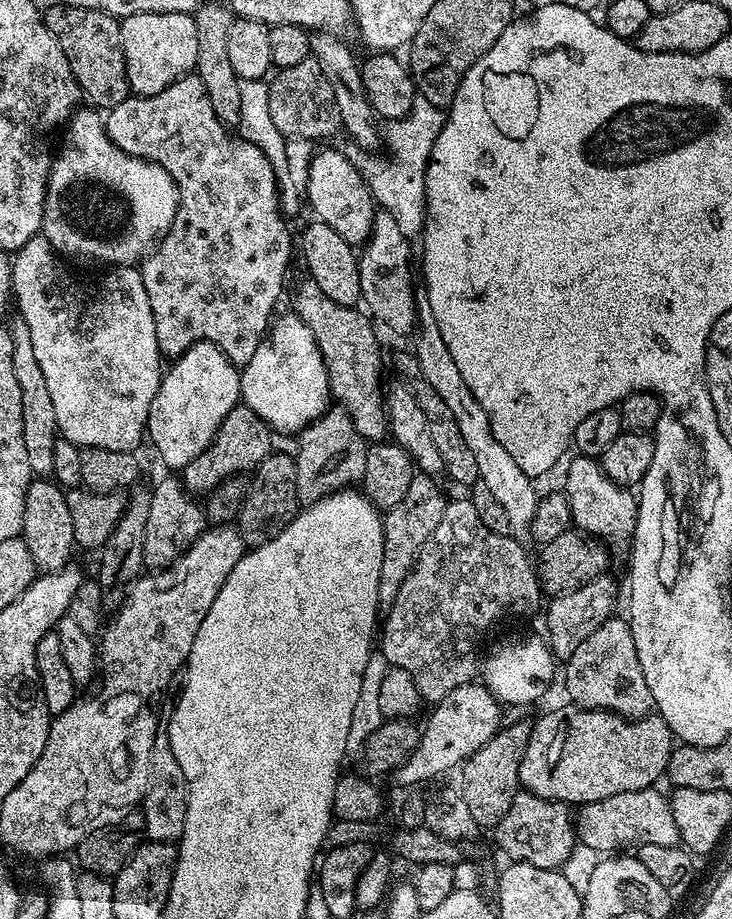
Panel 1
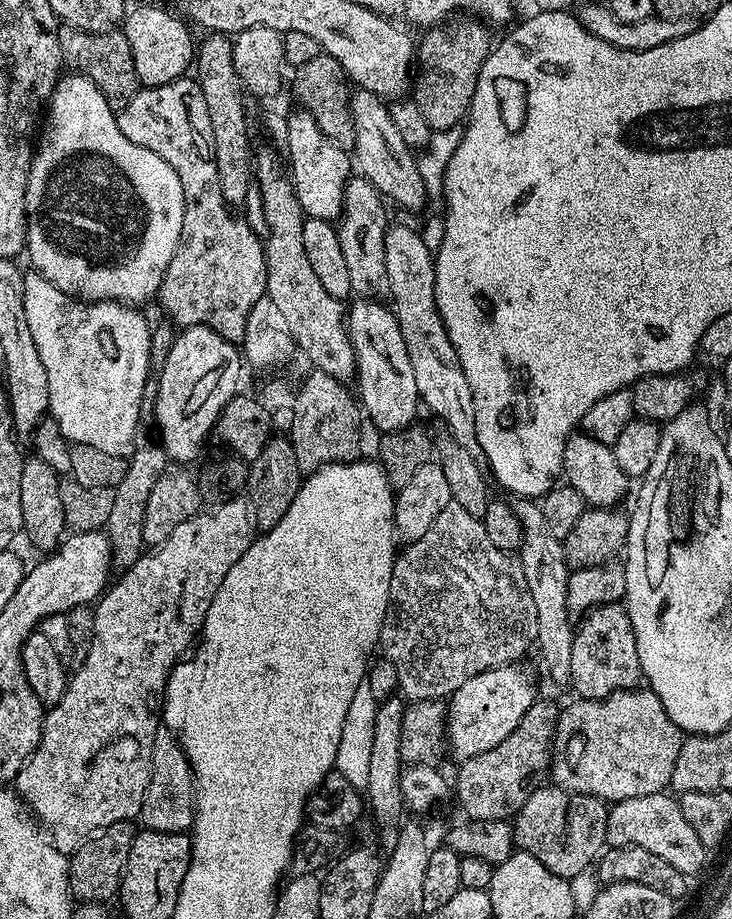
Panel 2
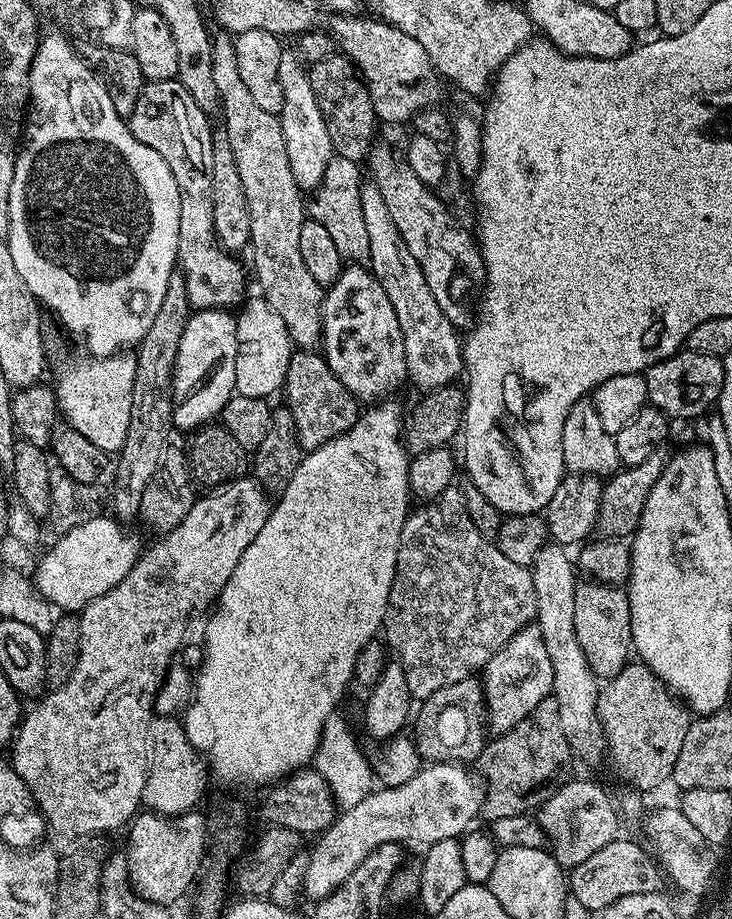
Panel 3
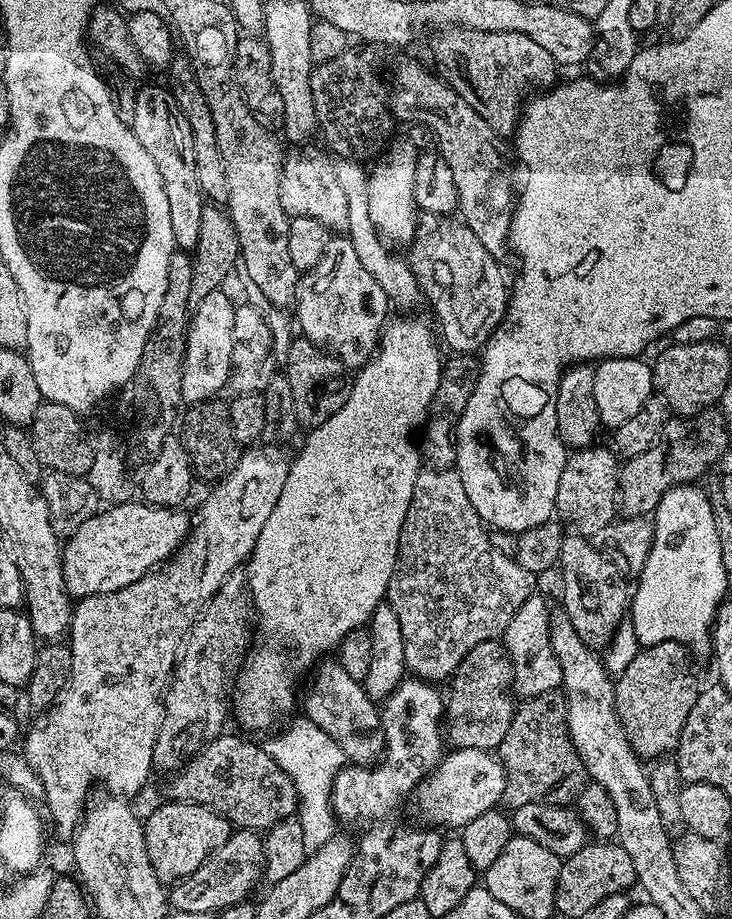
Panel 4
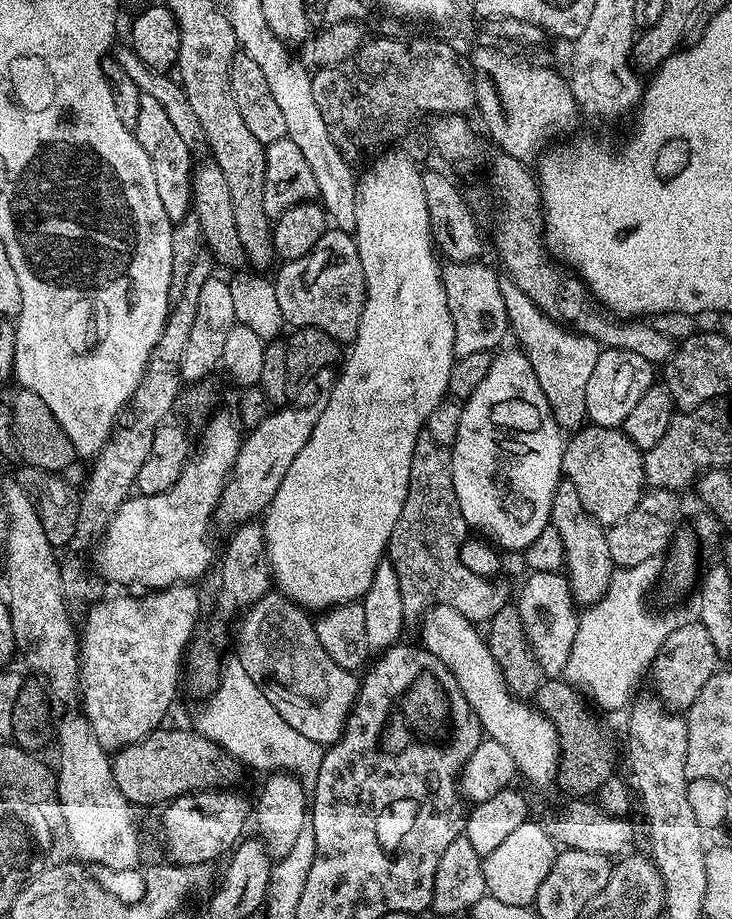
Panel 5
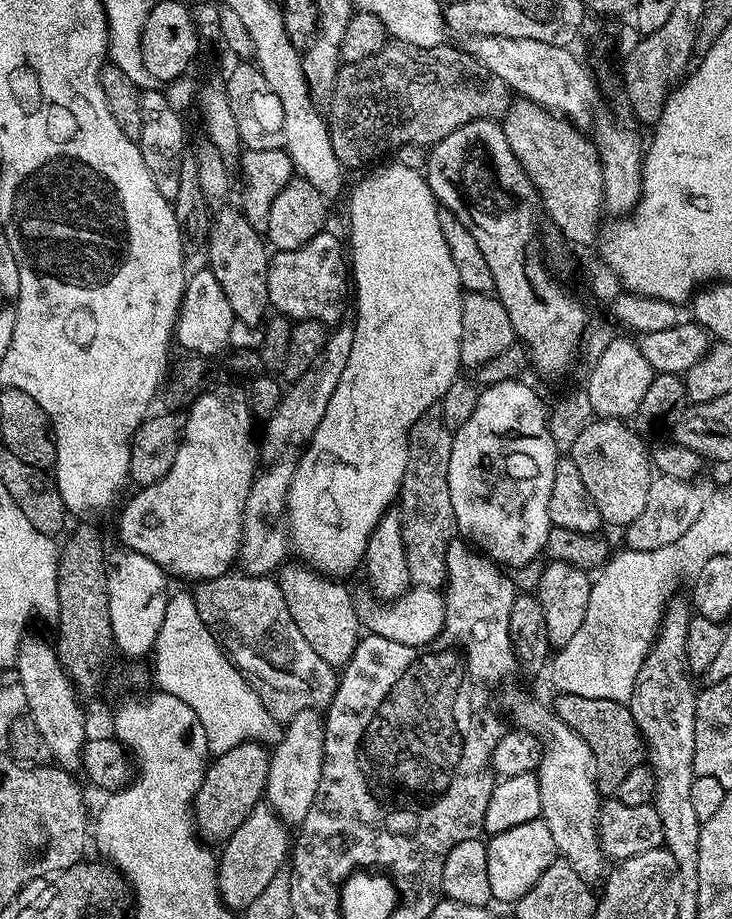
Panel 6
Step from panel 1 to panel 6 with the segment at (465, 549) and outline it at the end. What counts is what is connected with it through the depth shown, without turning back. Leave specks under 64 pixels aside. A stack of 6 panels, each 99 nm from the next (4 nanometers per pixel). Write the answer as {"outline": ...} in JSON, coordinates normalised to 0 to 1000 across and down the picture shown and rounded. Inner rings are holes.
{"outline":[[[600,443],[585,444],[577,455],[560,464],[557,473],[557,493],[555,494],[555,511],[552,523],[546,527],[544,556],[549,568],[549,590],[555,594],[555,616],[560,616],[563,635],[577,640],[600,641],[608,634],[609,594],[624,582],[620,551],[615,546],[615,490],[617,489],[619,467],[609,464]]]}

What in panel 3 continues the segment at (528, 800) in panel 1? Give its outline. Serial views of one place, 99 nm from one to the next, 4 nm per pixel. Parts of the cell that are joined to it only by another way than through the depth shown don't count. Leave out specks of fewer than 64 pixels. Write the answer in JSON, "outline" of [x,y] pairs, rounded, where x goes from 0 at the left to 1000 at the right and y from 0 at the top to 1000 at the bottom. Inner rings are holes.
{"outline":[[[772,848],[731,885],[754,933],[772,947],[790,943],[795,938],[801,938],[801,934],[806,934],[806,929],[817,929],[822,921],[848,909],[850,888],[844,882],[843,872],[831,867],[831,862],[822,854],[813,853],[809,849],[787,848]]]}

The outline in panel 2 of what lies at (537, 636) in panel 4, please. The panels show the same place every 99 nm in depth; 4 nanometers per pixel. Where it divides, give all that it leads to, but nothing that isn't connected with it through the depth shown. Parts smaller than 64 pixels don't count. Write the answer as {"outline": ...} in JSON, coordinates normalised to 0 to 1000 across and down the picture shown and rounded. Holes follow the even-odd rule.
{"outline":[[[701,720],[648,733],[648,738],[631,742],[631,746],[617,753],[609,766],[609,814],[624,823],[624,828],[641,827],[648,820],[660,820],[680,812],[680,807],[687,807],[702,790],[713,786],[713,777],[735,761],[732,740],[716,725]]]}

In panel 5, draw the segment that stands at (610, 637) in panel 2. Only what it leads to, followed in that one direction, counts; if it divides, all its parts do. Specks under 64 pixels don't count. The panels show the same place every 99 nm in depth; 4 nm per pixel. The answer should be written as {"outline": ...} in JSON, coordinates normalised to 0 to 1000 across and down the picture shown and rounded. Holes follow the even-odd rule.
{"outline":[[[775,520],[766,521],[765,528],[753,541],[751,570],[755,576],[760,573],[758,582],[770,595],[770,613],[776,637],[781,639],[781,649],[787,652],[788,658],[807,659],[825,650],[837,624],[832,614],[831,580],[827,571],[816,568],[803,558],[801,551],[795,551],[790,533],[784,533],[784,527]]]}

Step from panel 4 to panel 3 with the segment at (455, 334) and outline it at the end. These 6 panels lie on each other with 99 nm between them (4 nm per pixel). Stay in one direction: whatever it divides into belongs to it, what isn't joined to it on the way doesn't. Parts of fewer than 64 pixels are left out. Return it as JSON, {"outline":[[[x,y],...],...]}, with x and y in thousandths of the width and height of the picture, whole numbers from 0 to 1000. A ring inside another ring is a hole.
{"outline":[[[510,156],[500,171],[500,183],[503,178],[508,186],[507,199],[516,202],[522,217],[527,219],[527,229],[533,237],[538,237],[538,246],[544,246],[544,255],[549,255],[555,270],[566,276],[571,289],[577,289],[577,299],[582,301],[598,333],[604,333],[604,342],[609,342],[626,359],[638,358],[648,348],[648,326],[639,321],[661,309],[661,282],[654,264],[641,249],[638,252],[612,232],[613,223],[602,219],[592,206],[572,197],[544,165],[533,158],[519,156]]]}

